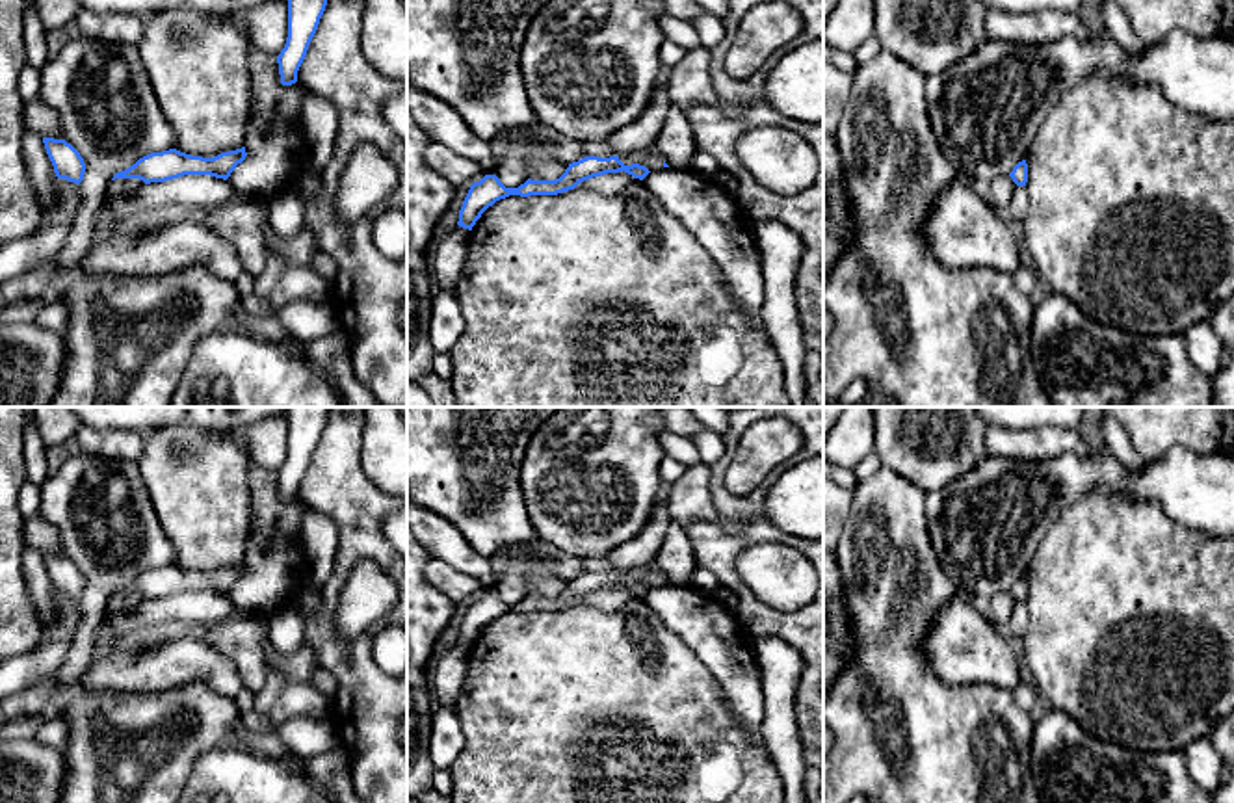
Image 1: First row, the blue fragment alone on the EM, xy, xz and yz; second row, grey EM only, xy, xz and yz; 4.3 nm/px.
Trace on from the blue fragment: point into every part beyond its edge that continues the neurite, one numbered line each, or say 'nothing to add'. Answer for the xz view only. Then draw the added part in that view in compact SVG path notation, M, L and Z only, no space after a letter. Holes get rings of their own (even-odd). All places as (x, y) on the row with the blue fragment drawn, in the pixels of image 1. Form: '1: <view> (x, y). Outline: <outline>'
nothing to add

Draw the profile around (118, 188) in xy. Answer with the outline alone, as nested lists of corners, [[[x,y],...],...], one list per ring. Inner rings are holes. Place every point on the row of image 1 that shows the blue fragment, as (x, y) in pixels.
[[[115,178],[106,186],[104,204],[117,201],[121,197],[134,195],[145,182],[139,178]]]

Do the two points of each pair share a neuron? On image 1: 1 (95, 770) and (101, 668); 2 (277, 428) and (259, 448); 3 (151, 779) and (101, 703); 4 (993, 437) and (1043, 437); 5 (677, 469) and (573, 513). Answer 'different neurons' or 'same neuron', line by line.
1: different neurons
2: same neuron
3: same neuron
4: same neuron
5: different neurons

